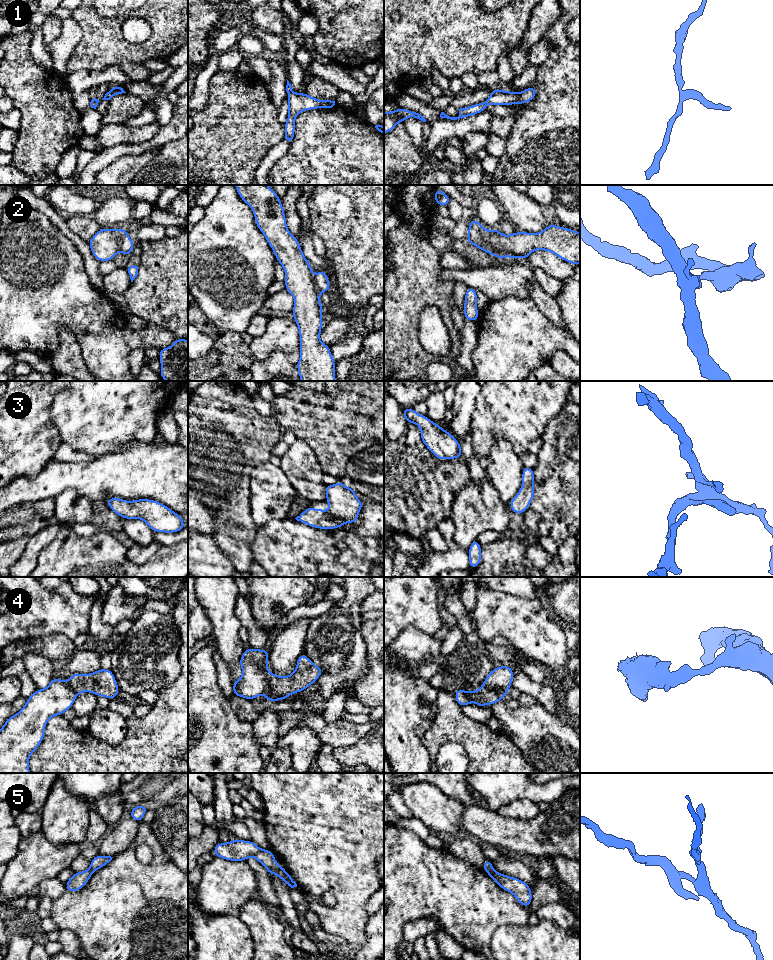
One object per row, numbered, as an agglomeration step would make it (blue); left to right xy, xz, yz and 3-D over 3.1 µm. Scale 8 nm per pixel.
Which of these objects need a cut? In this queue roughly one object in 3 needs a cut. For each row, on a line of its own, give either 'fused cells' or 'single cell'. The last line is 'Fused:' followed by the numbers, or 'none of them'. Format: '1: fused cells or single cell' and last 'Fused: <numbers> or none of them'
1: single cell
2: fused cells
3: single cell
4: fused cells
5: fused cells
Fused: 2, 4, 5

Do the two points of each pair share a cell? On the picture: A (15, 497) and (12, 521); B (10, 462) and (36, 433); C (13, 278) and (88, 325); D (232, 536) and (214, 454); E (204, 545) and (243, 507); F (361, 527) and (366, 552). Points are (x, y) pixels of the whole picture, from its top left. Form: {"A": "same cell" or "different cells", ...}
{"A": "different cells", "B": "same cell", "C": "same cell", "D": "same cell", "E": "different cells", "F": "different cells"}

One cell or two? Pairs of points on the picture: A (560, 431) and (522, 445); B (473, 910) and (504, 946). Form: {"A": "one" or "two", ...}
{"A": "two", "B": "two"}

